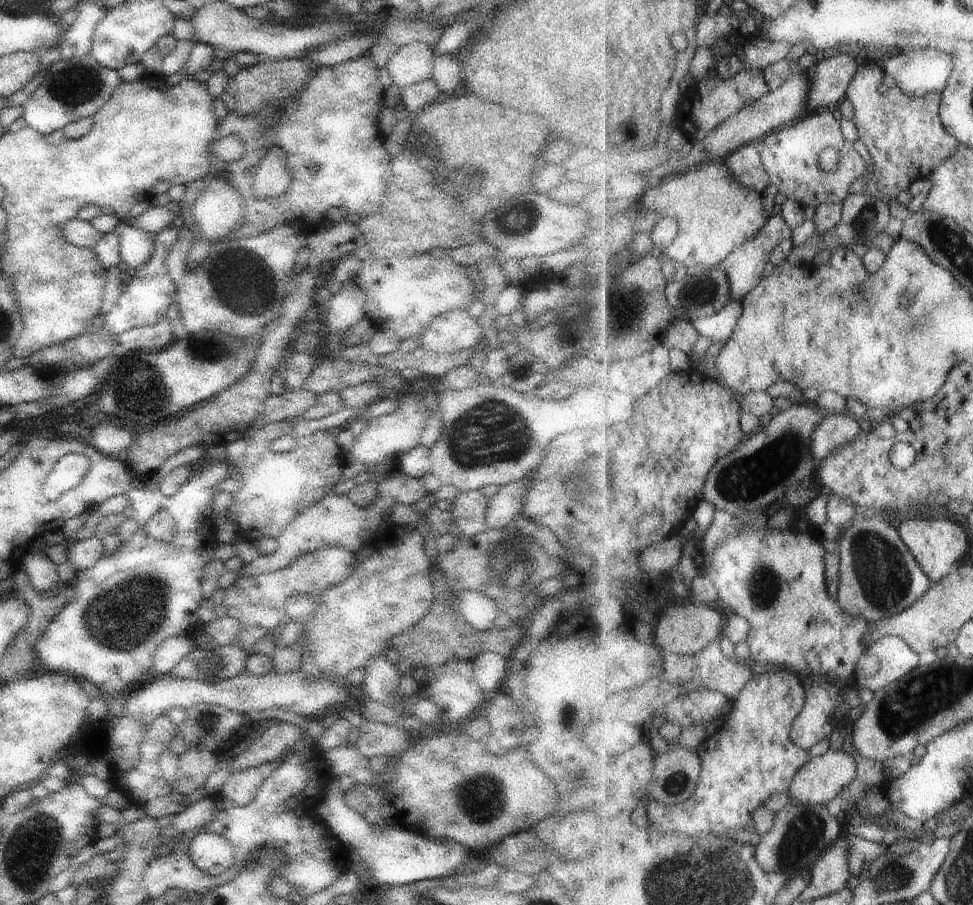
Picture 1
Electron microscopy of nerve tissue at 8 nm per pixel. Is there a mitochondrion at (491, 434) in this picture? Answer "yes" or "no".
yes

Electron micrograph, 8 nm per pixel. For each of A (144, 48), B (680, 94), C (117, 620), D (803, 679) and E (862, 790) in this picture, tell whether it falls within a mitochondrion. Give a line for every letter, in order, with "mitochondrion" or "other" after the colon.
A: other
B: other
C: mitochondrion
D: other
E: other

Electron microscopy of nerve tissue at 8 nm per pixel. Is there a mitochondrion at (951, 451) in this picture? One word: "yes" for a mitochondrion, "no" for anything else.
yes

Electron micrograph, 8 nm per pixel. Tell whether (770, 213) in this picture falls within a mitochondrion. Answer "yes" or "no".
no

